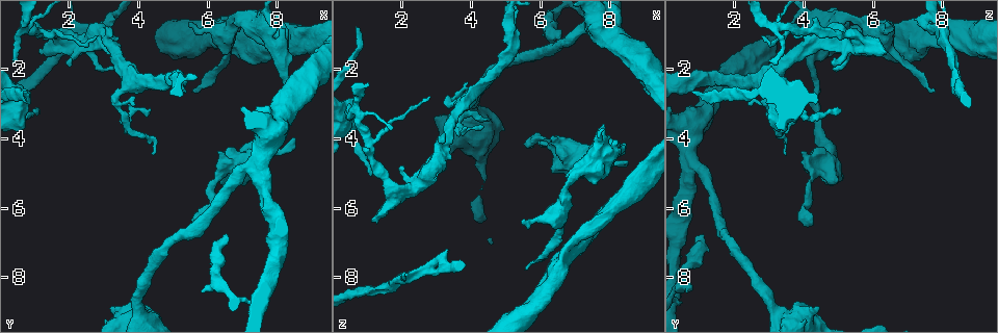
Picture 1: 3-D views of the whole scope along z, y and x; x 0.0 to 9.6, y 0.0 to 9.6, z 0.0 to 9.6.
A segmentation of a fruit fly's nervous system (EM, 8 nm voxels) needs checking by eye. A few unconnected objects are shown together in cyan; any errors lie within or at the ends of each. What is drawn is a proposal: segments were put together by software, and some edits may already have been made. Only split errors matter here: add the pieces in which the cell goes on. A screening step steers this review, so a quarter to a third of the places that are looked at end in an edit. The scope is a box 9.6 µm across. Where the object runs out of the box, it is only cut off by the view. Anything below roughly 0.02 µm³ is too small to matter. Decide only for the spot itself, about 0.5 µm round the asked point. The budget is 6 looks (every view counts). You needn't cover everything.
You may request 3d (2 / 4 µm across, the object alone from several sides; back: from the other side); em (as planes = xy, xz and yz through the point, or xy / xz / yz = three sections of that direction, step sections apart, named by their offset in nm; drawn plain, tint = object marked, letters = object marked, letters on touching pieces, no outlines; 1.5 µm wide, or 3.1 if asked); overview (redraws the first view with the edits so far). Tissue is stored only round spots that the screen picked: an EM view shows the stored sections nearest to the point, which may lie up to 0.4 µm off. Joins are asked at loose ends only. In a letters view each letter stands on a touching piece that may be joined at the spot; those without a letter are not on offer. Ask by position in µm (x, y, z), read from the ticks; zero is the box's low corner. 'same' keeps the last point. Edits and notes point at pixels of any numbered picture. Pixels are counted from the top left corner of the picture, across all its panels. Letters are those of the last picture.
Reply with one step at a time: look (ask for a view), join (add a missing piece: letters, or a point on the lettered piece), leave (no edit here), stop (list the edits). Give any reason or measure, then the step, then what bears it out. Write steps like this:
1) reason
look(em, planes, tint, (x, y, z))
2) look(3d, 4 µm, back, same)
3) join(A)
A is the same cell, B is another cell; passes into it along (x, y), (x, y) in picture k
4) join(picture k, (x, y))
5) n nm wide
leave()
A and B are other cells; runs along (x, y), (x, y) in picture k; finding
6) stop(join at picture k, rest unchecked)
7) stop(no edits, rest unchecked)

an open end
look(3d, 2 µm, (5.50, 0.60, 6.50))

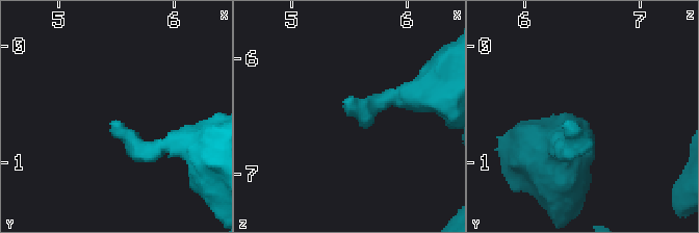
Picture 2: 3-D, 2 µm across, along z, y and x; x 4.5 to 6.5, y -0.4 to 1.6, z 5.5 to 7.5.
look(em, xy, step 4, tint, (5.48, 0.64, 6.46))

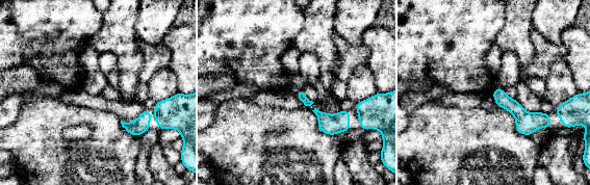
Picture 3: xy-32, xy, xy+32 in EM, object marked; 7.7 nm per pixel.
another direction
look(em, planes, letters, same)

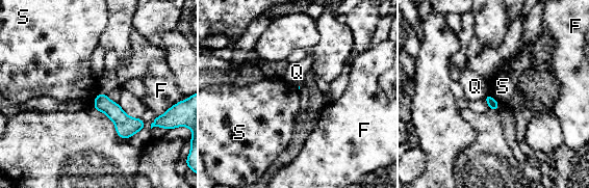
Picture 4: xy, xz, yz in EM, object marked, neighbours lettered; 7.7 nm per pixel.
leave()
F, Q and S are other cells; border along (487, 92), (495, 100), (500, 107) in picture 4; no lettered piece goes on from it

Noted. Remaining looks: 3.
an open end
look(em, xy, step 8, tint, (5.60, 2.65, 7.80))

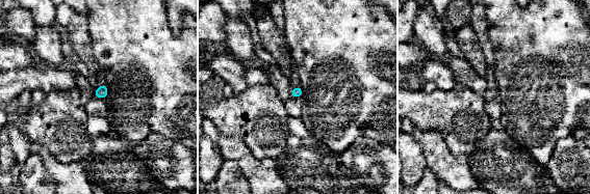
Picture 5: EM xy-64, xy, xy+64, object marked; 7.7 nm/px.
another direction
look(em, planes, letters, same)

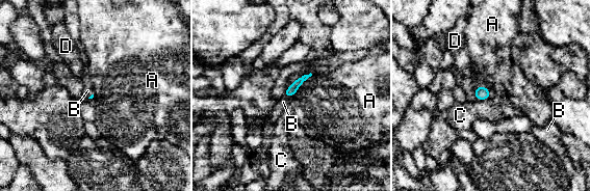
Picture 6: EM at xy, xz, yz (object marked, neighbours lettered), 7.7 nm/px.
join(B)
B is the same cell, A, C and D are other cells; passes into it along (292, 89), (286, 97), (283, 102) in picture 6; the cell continues

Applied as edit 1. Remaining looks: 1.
stop(join at picture 6, rest unchecked)

